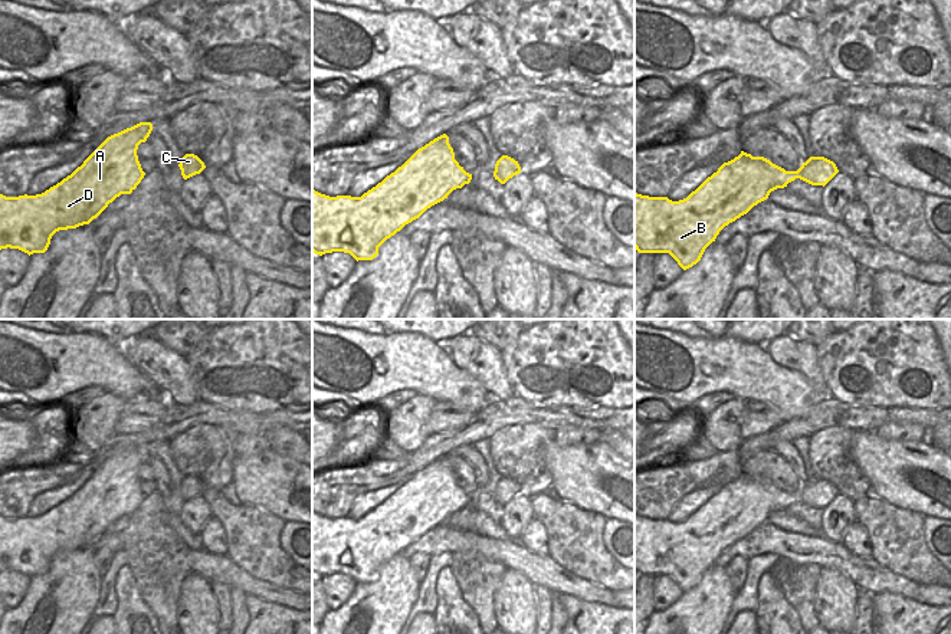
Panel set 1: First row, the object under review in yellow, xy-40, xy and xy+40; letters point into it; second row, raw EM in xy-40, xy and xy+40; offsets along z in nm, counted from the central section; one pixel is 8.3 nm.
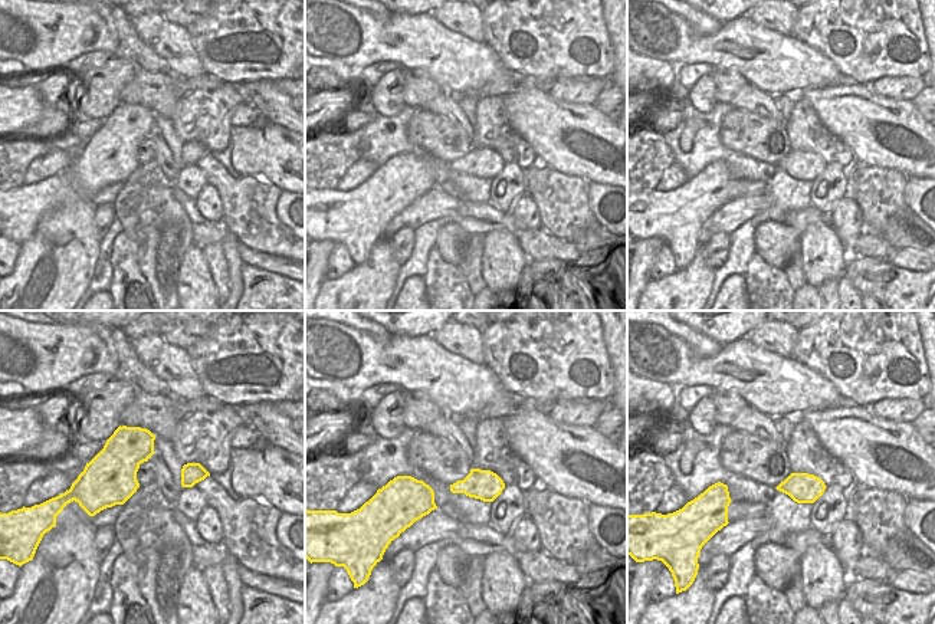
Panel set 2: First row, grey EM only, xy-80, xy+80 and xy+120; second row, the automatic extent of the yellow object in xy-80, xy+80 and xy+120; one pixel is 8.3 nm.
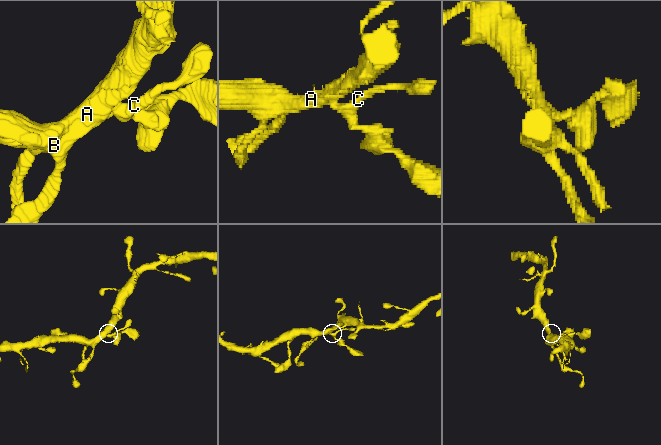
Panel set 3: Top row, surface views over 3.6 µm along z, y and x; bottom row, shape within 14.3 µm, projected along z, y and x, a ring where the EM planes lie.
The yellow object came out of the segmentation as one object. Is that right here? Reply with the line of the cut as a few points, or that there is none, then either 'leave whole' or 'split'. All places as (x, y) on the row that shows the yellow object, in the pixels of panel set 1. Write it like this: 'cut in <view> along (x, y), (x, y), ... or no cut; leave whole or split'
cut in xy+40 along (787, 171), (796, 177); split

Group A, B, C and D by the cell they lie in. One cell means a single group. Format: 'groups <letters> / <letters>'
groups A B D / C

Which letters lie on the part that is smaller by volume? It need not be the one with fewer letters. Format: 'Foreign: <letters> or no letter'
Foreign: C

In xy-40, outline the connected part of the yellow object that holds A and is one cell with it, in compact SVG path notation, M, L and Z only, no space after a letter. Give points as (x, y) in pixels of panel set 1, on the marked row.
M140 122L108 137L81 167L42 194L19 197L0 194L0 250L19 249L29 256L45 253L56 231L89 224L117 197L131 194L145 175L137 150L151 131L151 122Z

